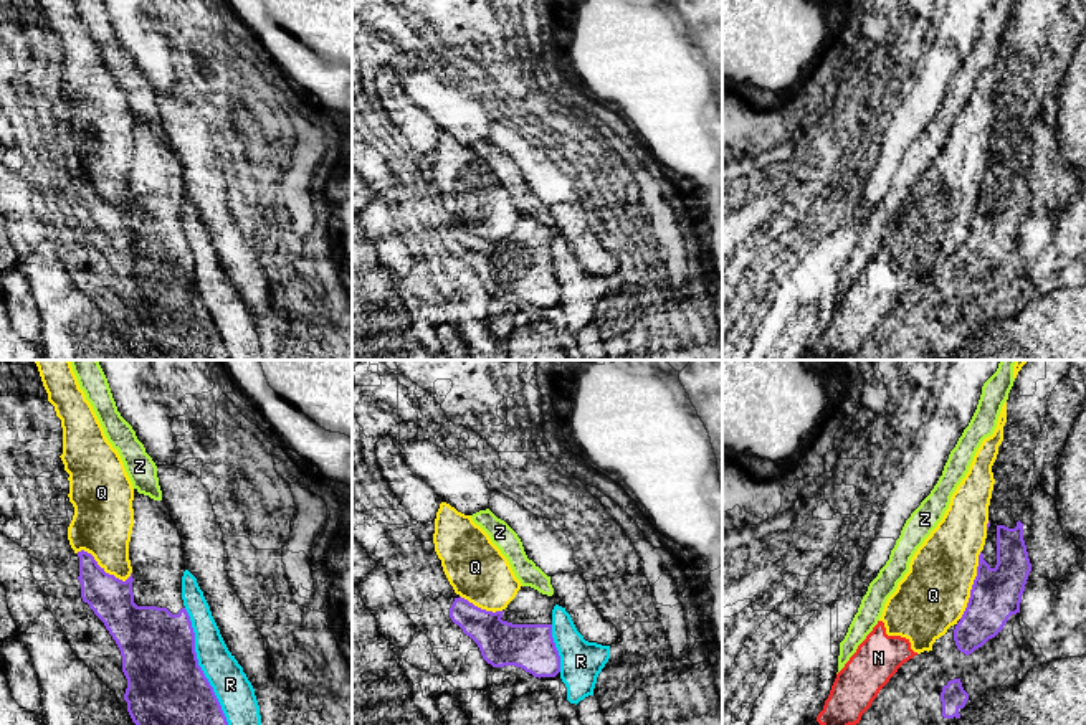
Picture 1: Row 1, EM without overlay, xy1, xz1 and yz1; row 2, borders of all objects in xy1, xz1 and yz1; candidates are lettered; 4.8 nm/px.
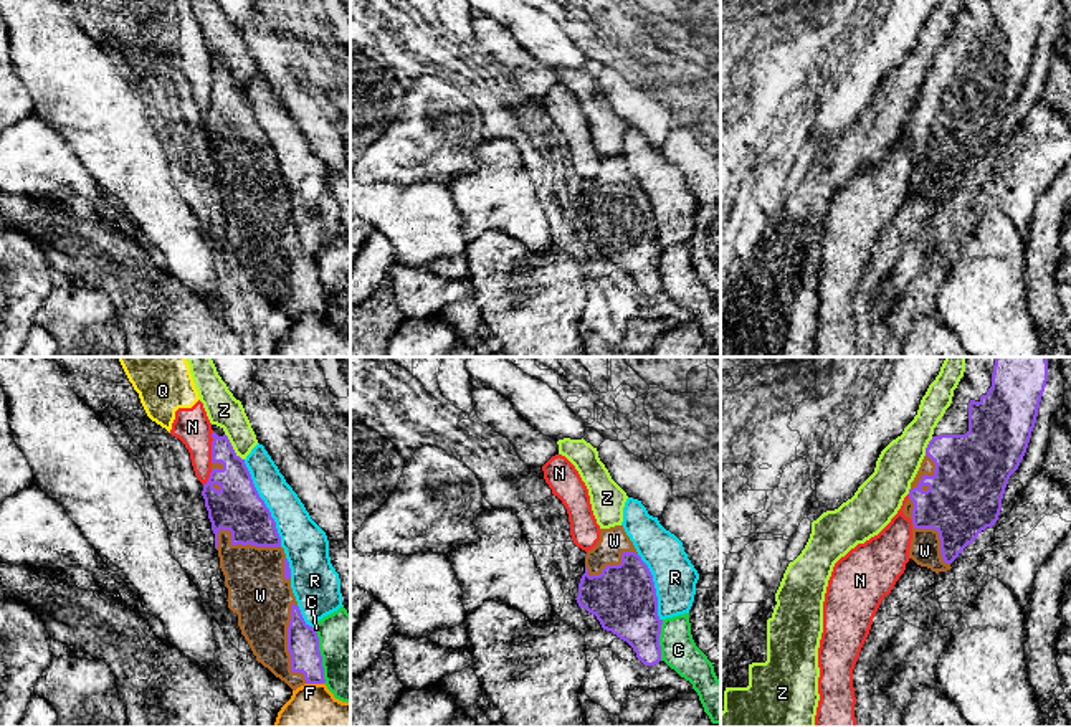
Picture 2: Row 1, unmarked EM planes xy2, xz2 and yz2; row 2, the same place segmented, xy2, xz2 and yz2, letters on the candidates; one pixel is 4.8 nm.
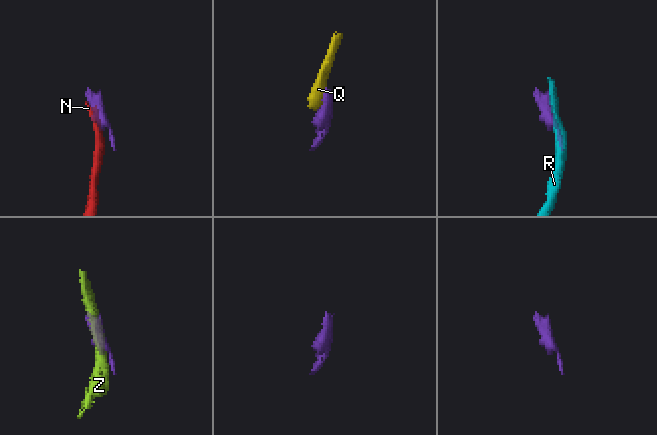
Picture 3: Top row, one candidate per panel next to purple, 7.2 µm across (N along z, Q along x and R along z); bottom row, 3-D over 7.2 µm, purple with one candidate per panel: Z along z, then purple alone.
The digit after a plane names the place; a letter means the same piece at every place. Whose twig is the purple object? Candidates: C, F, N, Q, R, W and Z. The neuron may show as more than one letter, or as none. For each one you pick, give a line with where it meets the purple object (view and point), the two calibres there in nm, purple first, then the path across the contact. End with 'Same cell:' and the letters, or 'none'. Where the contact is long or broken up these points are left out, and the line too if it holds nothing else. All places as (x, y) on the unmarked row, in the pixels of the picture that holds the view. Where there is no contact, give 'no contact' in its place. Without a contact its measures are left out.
W: xy2 (288, 276) | 160/280 nm
Same cell: W

